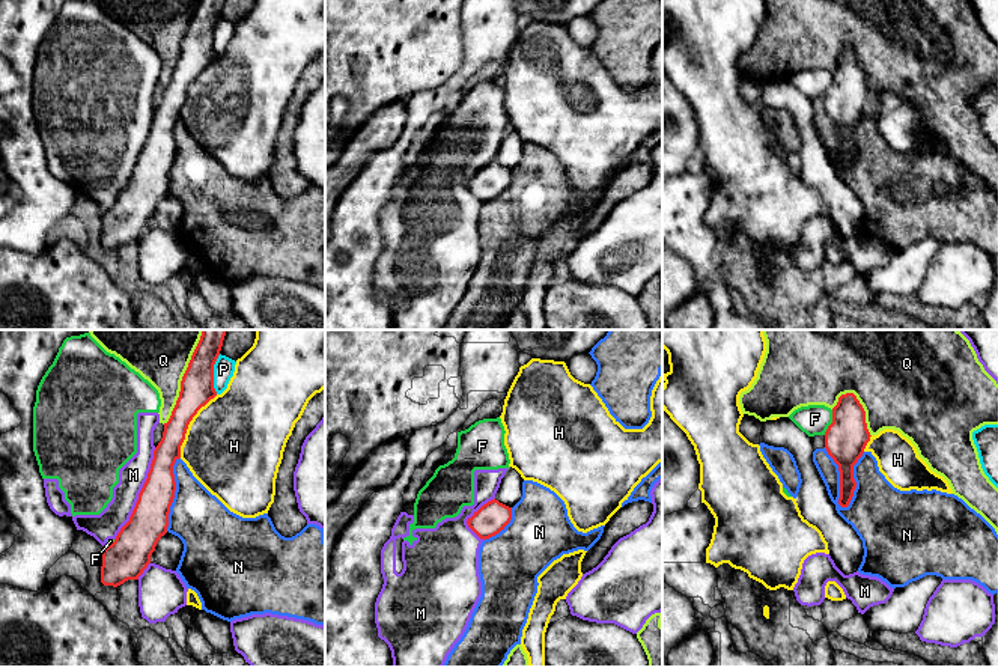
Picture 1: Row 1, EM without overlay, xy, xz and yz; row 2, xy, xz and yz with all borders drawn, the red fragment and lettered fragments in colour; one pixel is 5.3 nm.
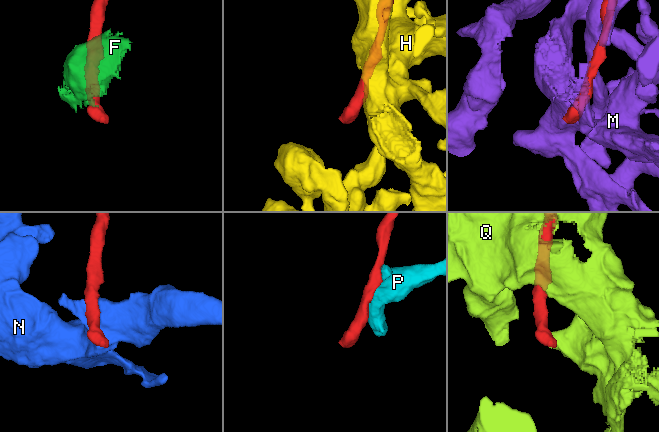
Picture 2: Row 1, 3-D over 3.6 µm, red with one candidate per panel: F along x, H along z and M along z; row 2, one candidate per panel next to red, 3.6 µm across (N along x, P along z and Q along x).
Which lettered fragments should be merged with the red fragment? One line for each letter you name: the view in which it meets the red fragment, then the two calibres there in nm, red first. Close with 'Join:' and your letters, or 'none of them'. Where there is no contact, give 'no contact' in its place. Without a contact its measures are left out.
Join: none of them

